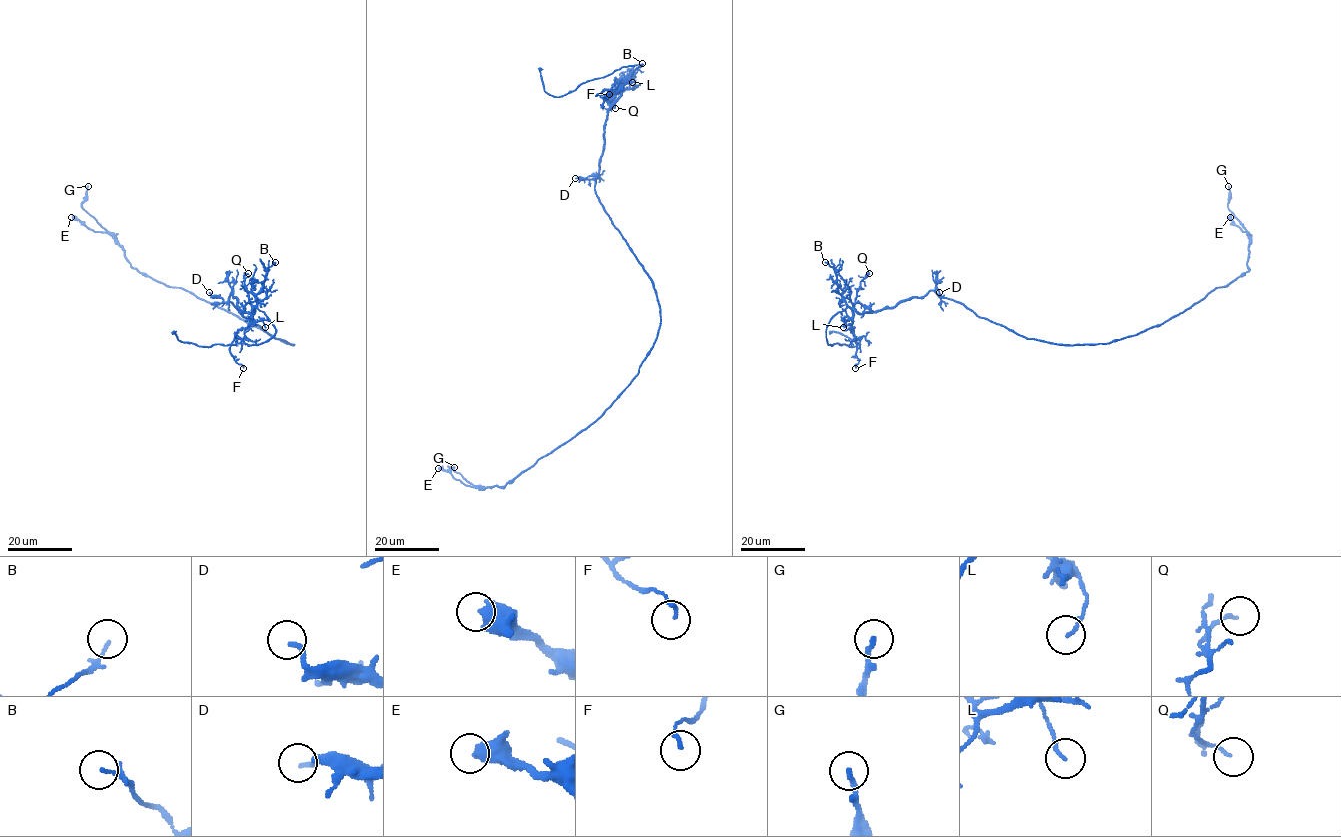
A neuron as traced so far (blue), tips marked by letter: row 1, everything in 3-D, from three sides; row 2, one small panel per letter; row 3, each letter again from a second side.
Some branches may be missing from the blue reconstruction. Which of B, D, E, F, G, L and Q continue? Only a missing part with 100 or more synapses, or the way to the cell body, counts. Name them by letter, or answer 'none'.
none

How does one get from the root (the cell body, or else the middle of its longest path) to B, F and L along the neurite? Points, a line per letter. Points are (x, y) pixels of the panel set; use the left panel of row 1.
B: (282, 339), (275, 338), (244, 317), (228, 299), (232, 291), (238, 308), (252, 313), (265, 270), (275, 262)
F: (282, 339), (244, 317), (228, 299), (232, 291), (242, 312), (253, 310), (252, 321), (230, 347), (243, 368)
L: (282, 339), (244, 317), (228, 299), (232, 291), (238, 308), (253, 310), (253, 320), (265, 327)

